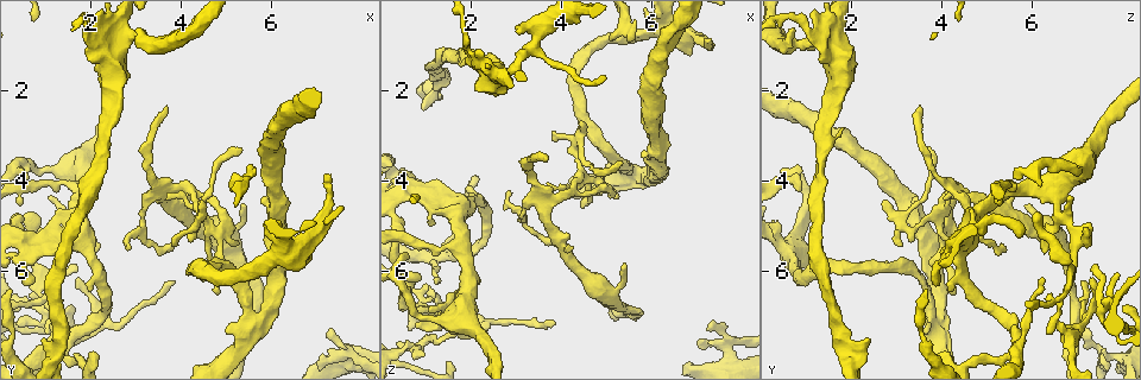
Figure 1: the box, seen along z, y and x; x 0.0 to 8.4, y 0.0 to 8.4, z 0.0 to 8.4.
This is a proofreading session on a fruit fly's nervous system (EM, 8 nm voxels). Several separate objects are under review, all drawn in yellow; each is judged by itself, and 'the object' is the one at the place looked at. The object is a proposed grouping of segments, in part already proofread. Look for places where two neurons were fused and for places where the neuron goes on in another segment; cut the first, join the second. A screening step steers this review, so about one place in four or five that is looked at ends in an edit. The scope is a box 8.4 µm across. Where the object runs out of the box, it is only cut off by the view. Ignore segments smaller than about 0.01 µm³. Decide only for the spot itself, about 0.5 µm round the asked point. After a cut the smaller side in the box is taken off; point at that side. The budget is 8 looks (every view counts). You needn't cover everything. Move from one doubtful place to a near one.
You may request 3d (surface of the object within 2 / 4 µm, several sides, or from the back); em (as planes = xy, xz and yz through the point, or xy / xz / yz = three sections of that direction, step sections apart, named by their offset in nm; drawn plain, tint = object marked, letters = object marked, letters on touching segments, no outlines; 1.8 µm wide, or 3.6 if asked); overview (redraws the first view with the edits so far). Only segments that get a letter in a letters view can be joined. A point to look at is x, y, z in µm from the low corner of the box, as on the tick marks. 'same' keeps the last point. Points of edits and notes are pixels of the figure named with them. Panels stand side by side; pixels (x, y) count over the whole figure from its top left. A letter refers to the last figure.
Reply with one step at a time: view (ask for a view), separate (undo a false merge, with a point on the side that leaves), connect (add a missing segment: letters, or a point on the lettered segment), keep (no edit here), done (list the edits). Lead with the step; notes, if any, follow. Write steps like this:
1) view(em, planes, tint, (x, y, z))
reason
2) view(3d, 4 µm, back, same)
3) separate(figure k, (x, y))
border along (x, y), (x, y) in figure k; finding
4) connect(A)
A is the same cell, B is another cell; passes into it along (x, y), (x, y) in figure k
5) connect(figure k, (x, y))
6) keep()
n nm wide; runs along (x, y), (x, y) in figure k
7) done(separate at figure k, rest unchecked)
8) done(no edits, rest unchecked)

view(3d, 2 µm, (4.80, 5.00, 6.30))
arms part here

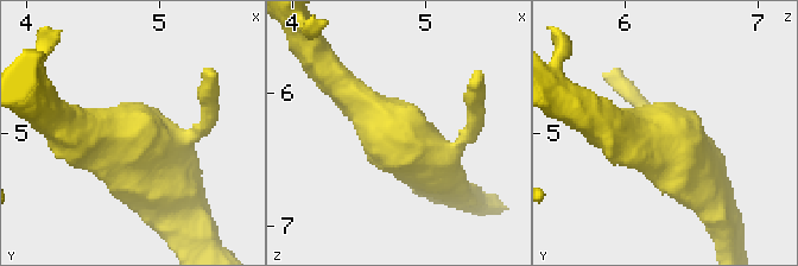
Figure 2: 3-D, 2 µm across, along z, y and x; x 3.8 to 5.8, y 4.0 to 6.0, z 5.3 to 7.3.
view(em, 3.6 µm, xy, step 16, tint, (4.76, 5.02, 6.32))

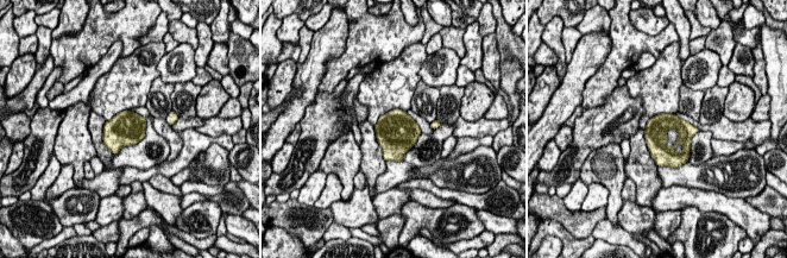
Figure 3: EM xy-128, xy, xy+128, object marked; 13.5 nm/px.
view(em, 3.6 µm, planes, letters, same)

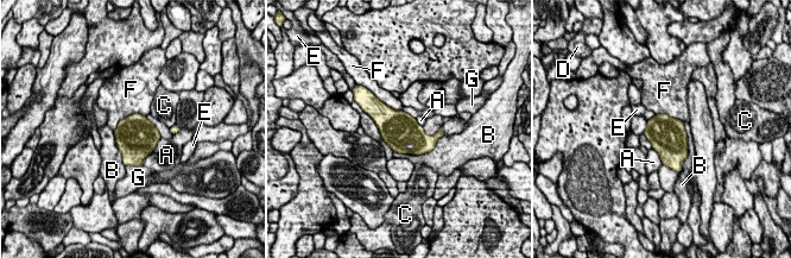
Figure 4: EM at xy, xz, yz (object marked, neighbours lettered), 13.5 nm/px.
keep()
B touches over 650 nm; A, B, C, D, E, F and G are other cells; all the same neuron

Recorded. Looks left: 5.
view(em, xz, step 8, tint, (3.55, 4.35, 4.60))
looks like a crossing

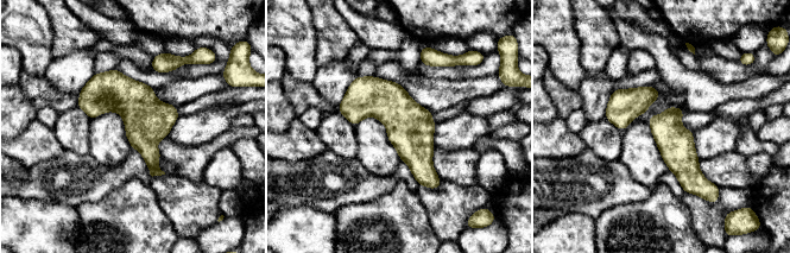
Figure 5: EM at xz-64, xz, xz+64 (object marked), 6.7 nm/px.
view(em, planes, tint, same)

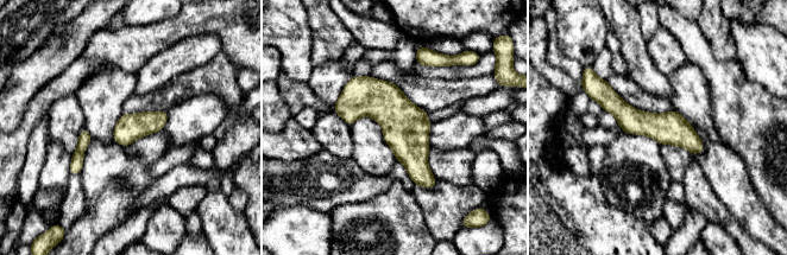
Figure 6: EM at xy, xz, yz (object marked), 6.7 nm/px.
view(em, planes, letters, same)
what lies round it

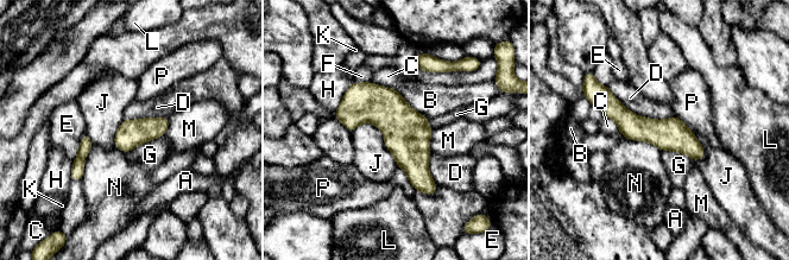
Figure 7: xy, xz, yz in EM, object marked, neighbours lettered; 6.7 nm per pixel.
keep()
A, B, C, D, E, F, G, H, J, K, L, M, N and P are other cells; runs along (355, 86), (408, 138), (431, 191) in figure 7; one neuron here

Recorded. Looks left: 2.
view(3d, 2 µm, (5.60, 7.05, 3.80))
sharp bend

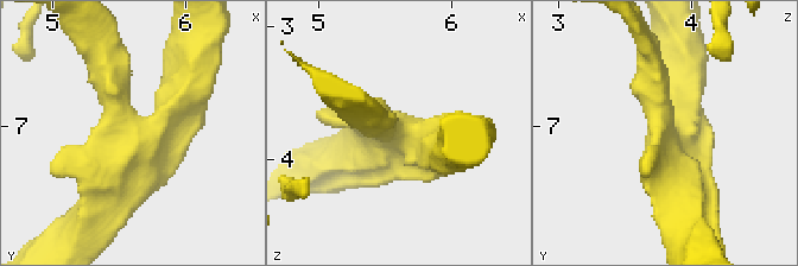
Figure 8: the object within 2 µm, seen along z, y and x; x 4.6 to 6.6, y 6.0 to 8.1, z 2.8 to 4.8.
view(em, xy, step 8, letters, (5.60, 7.10, 3.76))

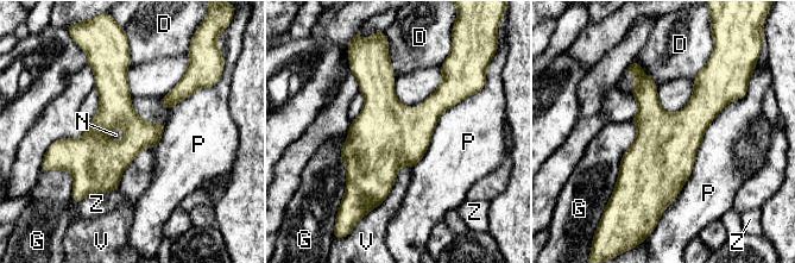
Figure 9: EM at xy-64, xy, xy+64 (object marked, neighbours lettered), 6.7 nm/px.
keep()
200 nm wide; P touches over 950 nm; D, G, N, P, V and Z are other cells; one neuron here

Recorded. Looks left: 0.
done(no edits, rest unchecked)

